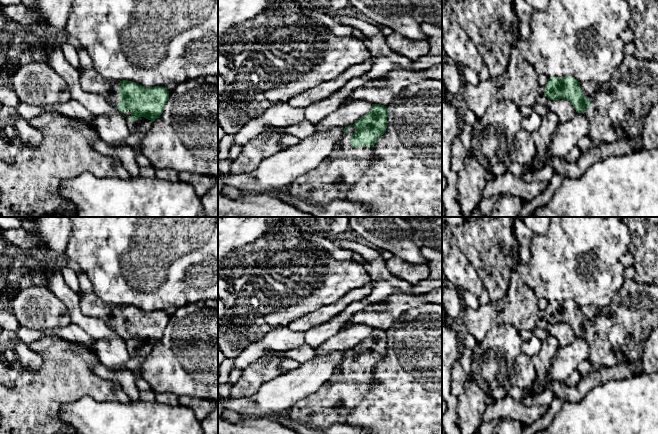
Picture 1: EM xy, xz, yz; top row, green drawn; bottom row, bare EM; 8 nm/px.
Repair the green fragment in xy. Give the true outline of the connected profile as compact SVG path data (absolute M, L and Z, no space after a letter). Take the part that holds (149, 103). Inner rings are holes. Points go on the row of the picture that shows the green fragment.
M93 67L78 70L82 88L113 103L126 118L130 133L146 133L169 100L169 91L162 86L147 88L132 81L108 80Z

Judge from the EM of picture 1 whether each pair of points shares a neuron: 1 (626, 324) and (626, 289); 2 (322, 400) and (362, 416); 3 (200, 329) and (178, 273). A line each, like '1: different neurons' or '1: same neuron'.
1: same neuron
2: different neurons
3: different neurons

